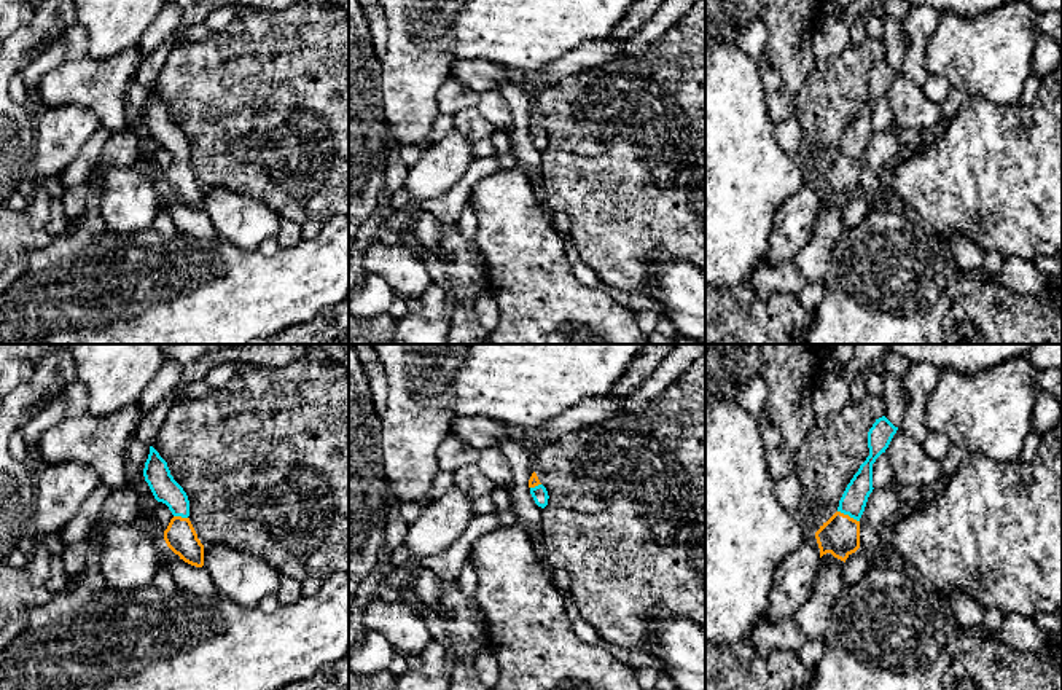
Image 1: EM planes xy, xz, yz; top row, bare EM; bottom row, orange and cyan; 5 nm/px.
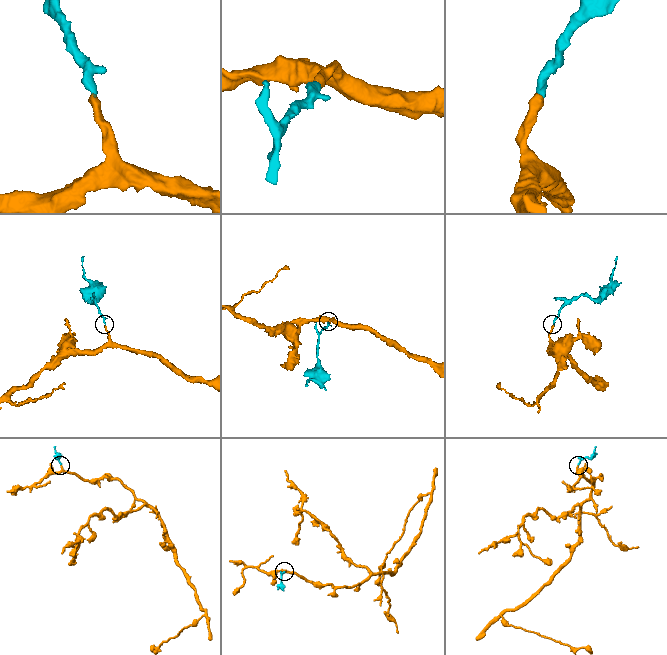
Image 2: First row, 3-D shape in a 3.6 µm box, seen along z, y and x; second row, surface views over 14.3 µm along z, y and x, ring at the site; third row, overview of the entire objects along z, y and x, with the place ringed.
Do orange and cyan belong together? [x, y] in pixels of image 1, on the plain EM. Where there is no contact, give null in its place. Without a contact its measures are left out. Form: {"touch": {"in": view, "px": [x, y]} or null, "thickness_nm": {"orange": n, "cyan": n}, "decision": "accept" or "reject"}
{"touch": {"in": "yz", "px": [847, 158]}, "thickness_nm": {"orange": 200, "cyan": 130}, "decision": "accept"}

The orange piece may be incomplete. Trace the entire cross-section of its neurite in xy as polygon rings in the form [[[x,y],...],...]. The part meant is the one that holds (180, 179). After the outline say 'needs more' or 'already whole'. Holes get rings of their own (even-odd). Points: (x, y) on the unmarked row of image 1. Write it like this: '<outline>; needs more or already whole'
[[[150,89],[150,97],[143,112],[145,124],[148,126],[154,142],[169,150],[174,161],[164,174],[167,190],[185,206],[202,210],[204,188],[189,164],[189,143],[183,131],[174,123],[167,105],[159,96]]]; needs more

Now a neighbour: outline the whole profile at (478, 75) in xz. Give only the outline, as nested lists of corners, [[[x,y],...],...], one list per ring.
[[[482,59],[455,61],[451,69],[451,76],[479,96],[487,91],[498,91],[502,84],[510,81],[505,67],[489,64]]]

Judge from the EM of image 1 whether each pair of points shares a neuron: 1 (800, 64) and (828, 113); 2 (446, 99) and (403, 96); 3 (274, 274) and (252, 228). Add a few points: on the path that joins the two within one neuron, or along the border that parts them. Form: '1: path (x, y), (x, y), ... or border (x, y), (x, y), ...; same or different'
1: border (816, 62), (806, 80), (793, 93); different
2: border (449, 75), (437, 94), (438, 110); different
3: border (220, 238), (244, 249), (257, 249); different

